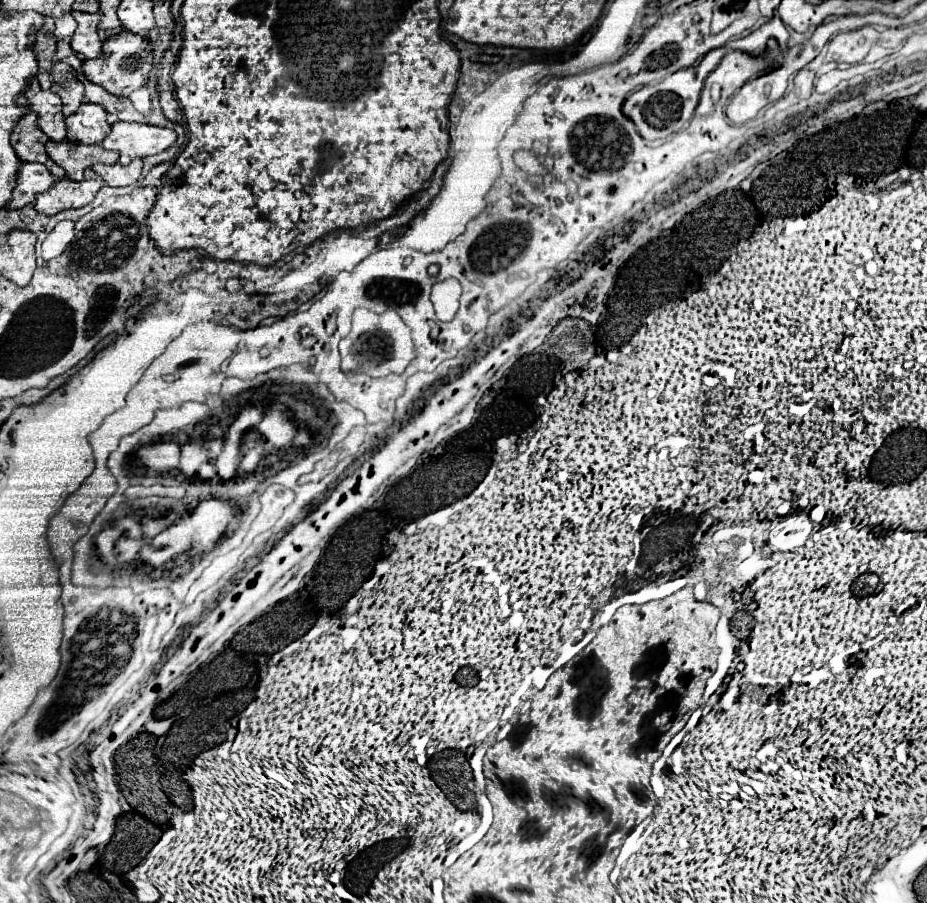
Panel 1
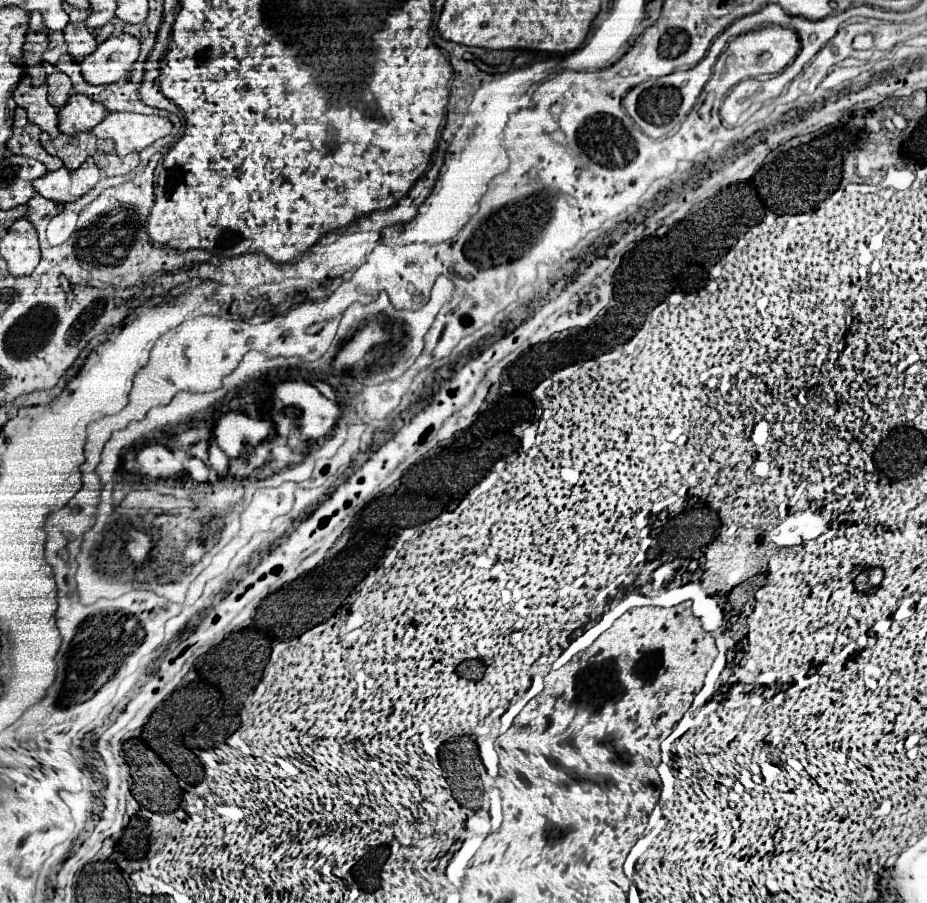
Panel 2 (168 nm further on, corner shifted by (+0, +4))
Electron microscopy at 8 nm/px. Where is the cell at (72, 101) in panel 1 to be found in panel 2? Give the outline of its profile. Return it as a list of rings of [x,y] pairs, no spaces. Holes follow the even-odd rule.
[[[46,71],[48,73],[48,101],[52,107],[62,107],[68,97],[70,97],[70,89],[72,89],[72,81],[60,73],[60,71]]]

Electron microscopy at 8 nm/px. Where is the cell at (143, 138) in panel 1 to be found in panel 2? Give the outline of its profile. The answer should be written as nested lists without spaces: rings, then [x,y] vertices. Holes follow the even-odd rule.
[[[108,113],[92,133],[100,139],[112,139],[116,143],[116,155],[124,157],[132,151],[142,151],[156,139],[168,135],[172,123],[160,115],[138,115],[138,113]]]

